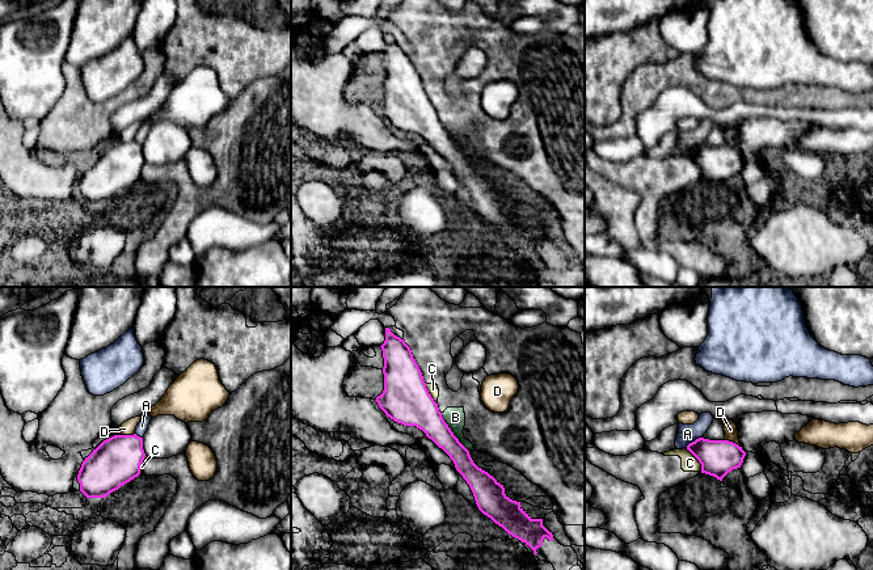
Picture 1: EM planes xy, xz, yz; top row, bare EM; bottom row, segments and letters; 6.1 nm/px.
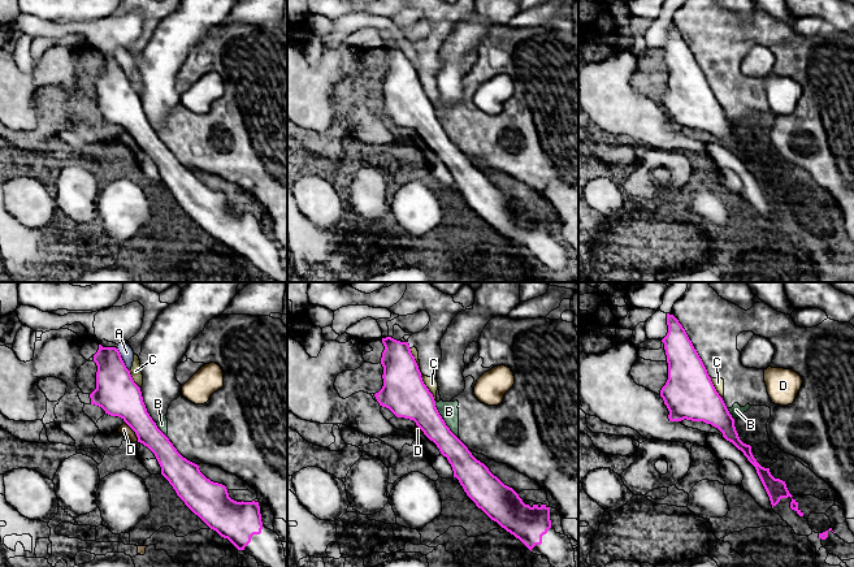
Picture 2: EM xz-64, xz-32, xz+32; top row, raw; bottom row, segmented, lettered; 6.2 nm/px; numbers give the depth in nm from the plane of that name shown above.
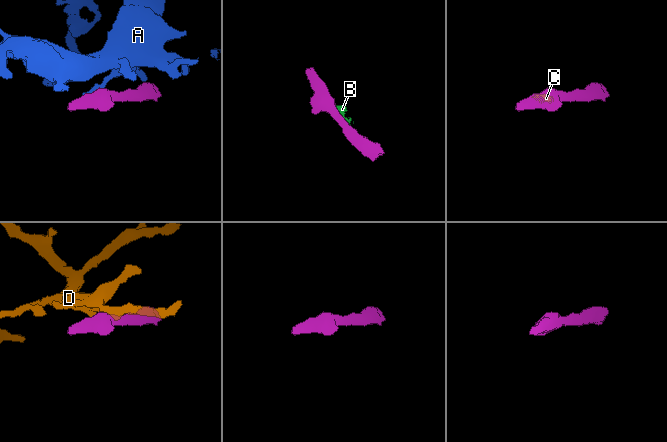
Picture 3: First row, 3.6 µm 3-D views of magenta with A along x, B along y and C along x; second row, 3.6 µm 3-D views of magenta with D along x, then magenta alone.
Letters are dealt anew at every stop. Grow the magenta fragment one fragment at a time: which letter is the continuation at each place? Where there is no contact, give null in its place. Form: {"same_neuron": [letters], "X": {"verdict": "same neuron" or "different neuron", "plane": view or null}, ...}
{"same_neuron": [], "A": {"verdict": "different neuron", "plane": "xy"}, "B": {"verdict": "different neuron", "plane": "xz"}, "C": {"verdict": "different neuron", "plane": "yz"}, "D": {"verdict": "different neuron", "plane": "xy"}}

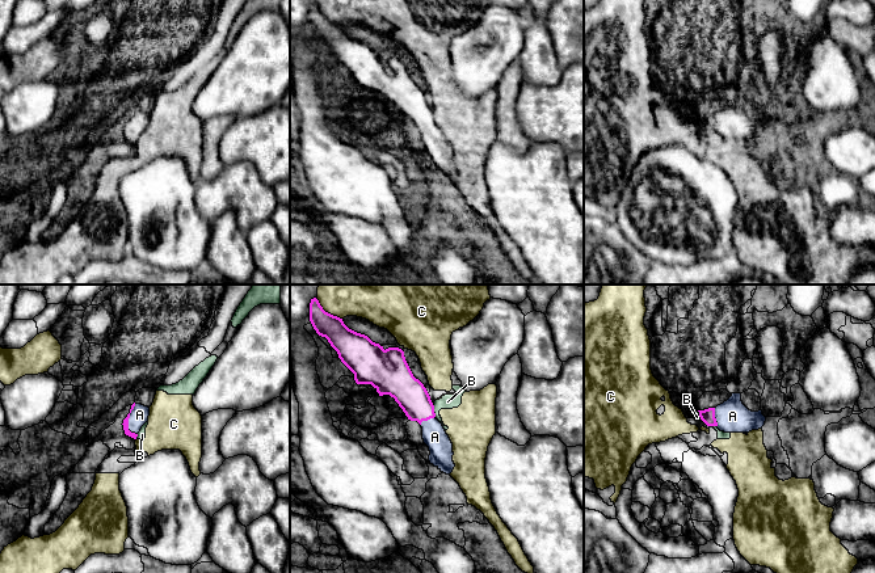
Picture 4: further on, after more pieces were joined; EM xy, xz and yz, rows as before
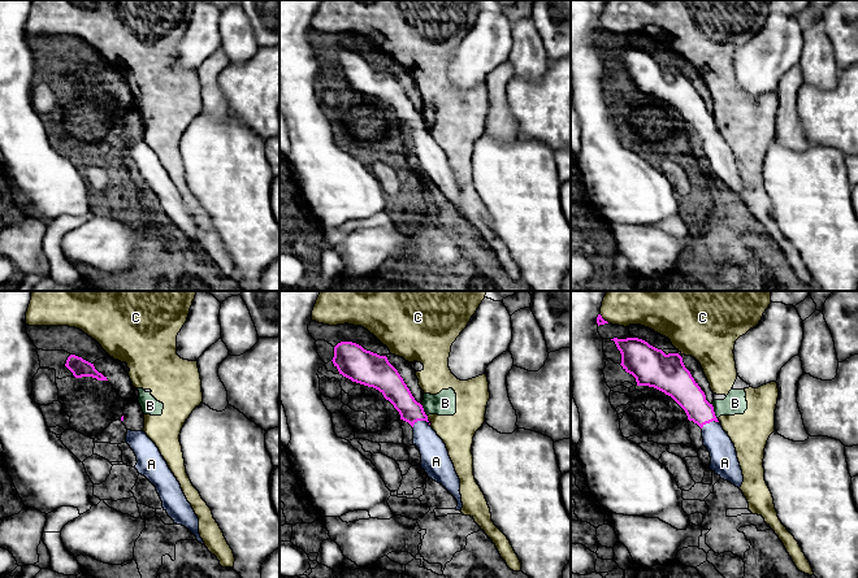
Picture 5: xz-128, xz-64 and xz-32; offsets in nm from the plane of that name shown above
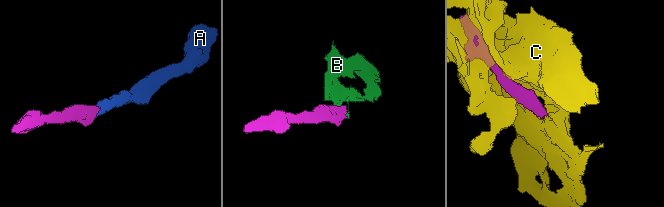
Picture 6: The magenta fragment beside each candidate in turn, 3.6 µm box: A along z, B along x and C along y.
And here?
{"same_neuron": ["A"], "A": {"verdict": "same neuron", "plane": "xy"}, "B": {"verdict": "different neuron", "plane": "xz"}, "C": {"verdict": "different neuron", "plane": "xz"}}

